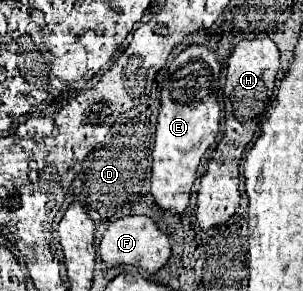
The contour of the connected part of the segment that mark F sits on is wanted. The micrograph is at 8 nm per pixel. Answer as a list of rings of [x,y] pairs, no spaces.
[[[131,214],[107,226],[103,240],[99,244],[99,254],[107,268],[117,266],[117,264],[137,264],[149,274],[155,274],[167,262],[171,254],[171,246],[169,246],[169,236],[157,226],[153,218],[143,216],[143,214]]]

